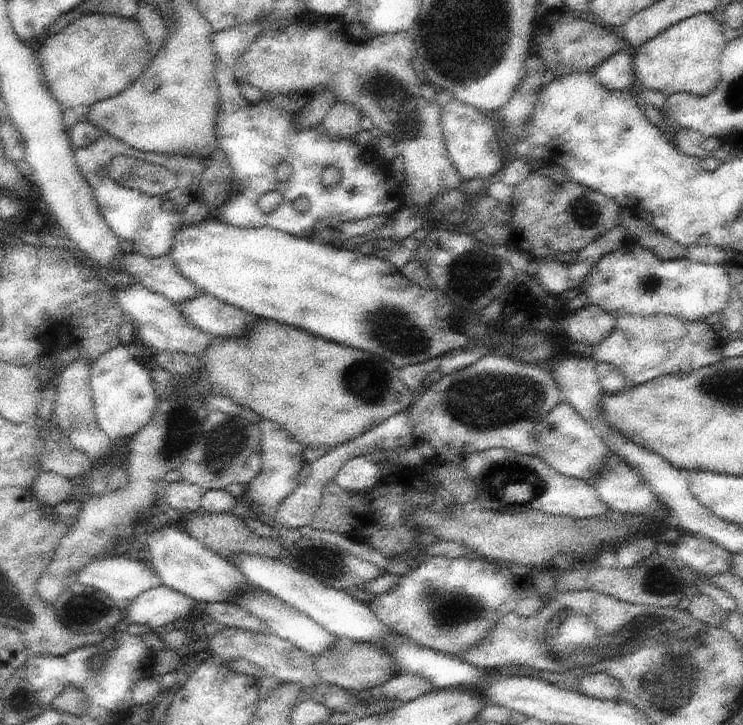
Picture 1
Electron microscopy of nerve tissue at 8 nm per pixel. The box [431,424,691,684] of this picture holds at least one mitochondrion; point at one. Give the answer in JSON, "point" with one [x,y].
{"point":[665,583]}

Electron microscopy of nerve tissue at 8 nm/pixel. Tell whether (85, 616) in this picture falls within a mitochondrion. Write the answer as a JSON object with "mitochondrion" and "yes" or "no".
{"mitochondrion":"yes"}

